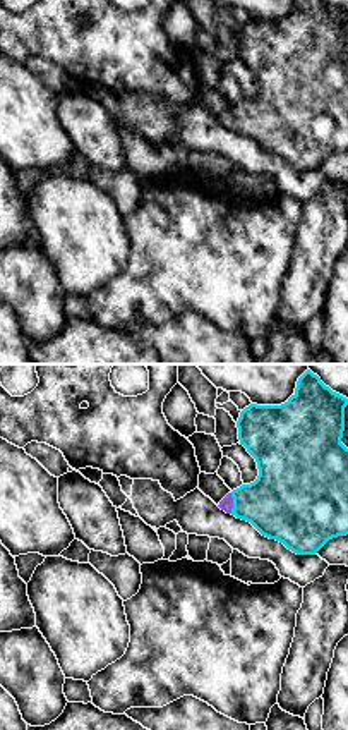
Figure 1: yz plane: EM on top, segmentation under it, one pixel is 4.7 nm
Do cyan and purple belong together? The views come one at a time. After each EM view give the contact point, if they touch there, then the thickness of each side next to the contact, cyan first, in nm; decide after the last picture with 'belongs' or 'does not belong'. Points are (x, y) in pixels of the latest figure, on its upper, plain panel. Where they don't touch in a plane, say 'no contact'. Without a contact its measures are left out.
contact (234, 119); calibres 360 and 60 nm

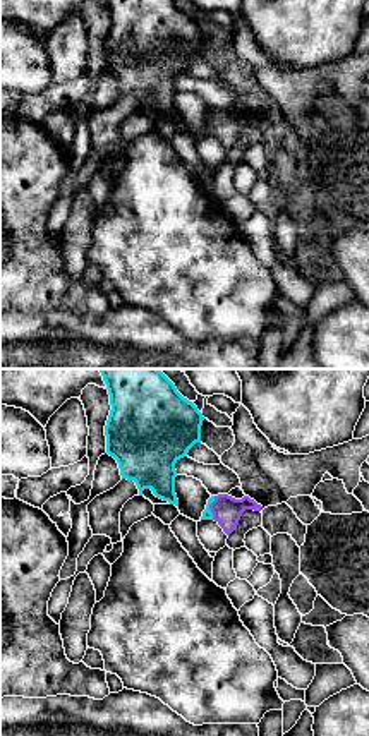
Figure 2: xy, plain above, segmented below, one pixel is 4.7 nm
contact (208, 124); calibres 50 and 140 nm

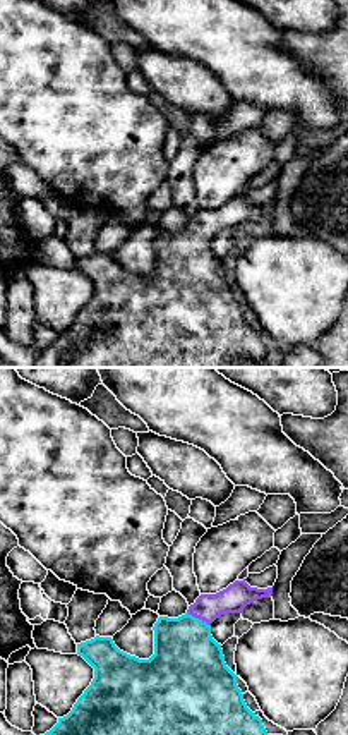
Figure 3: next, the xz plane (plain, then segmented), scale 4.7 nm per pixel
contact (198, 234); calibres 360 and 130 nm

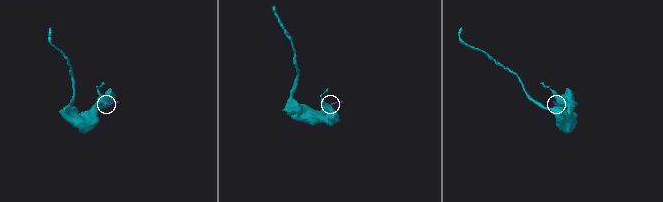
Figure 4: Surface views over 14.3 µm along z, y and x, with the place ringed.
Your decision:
belongs

